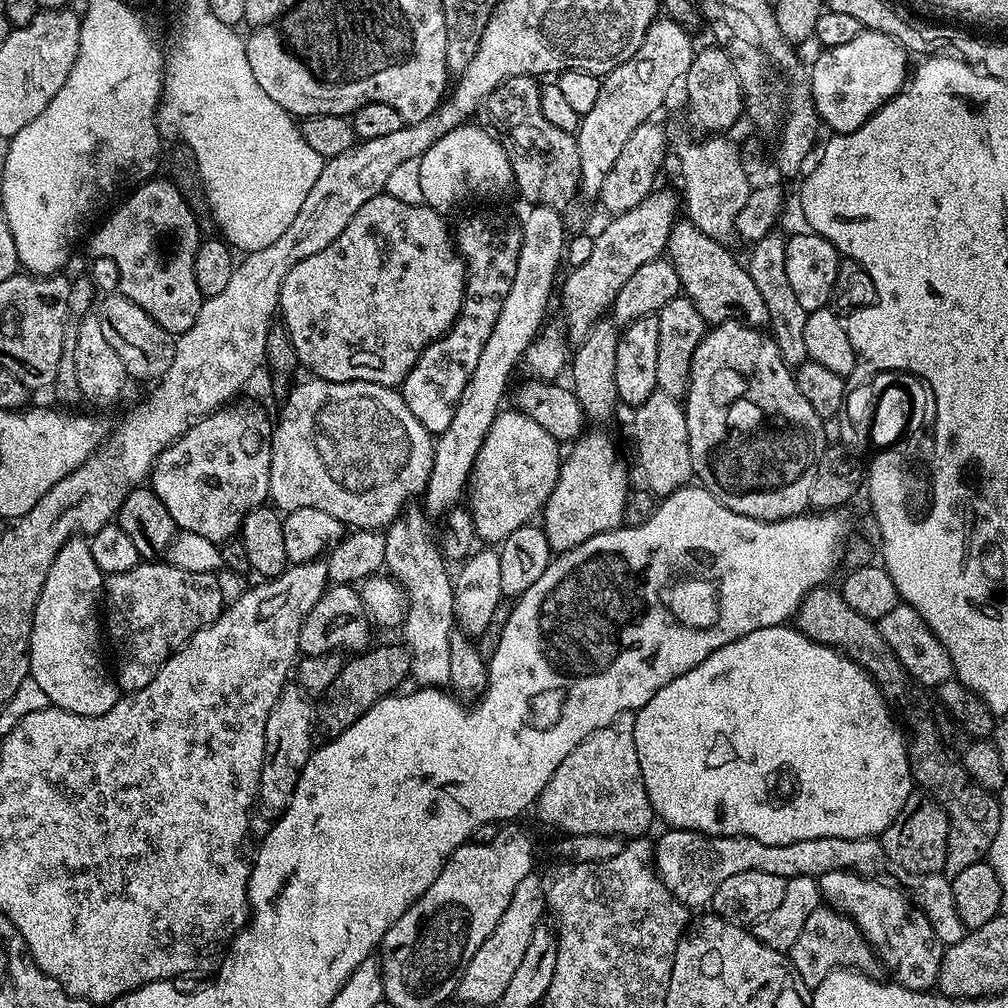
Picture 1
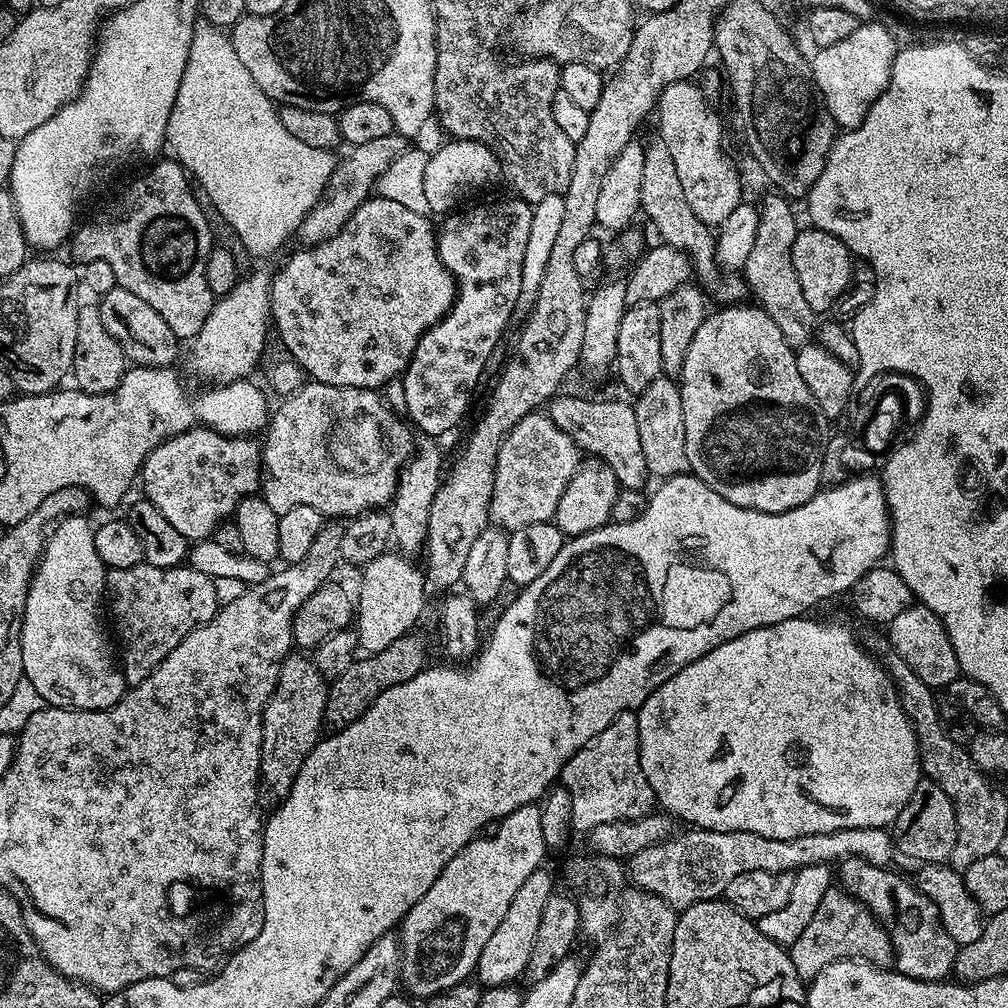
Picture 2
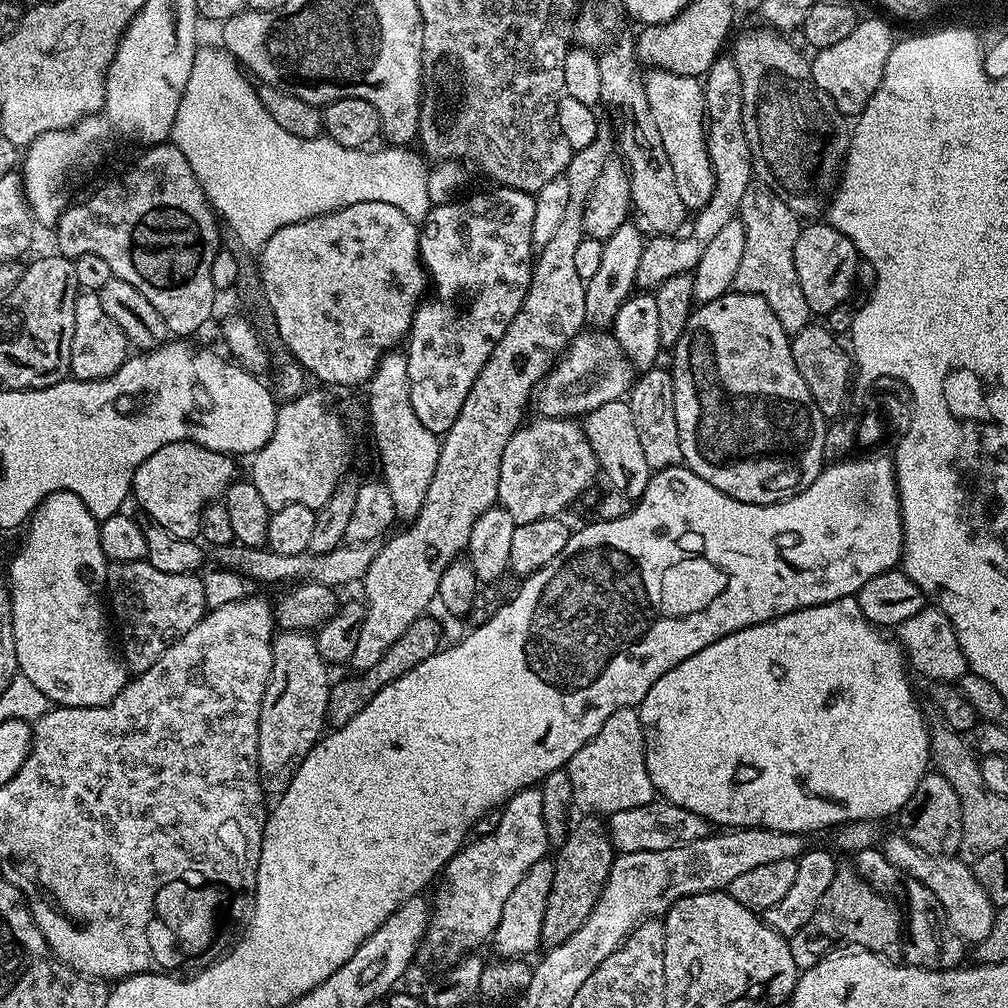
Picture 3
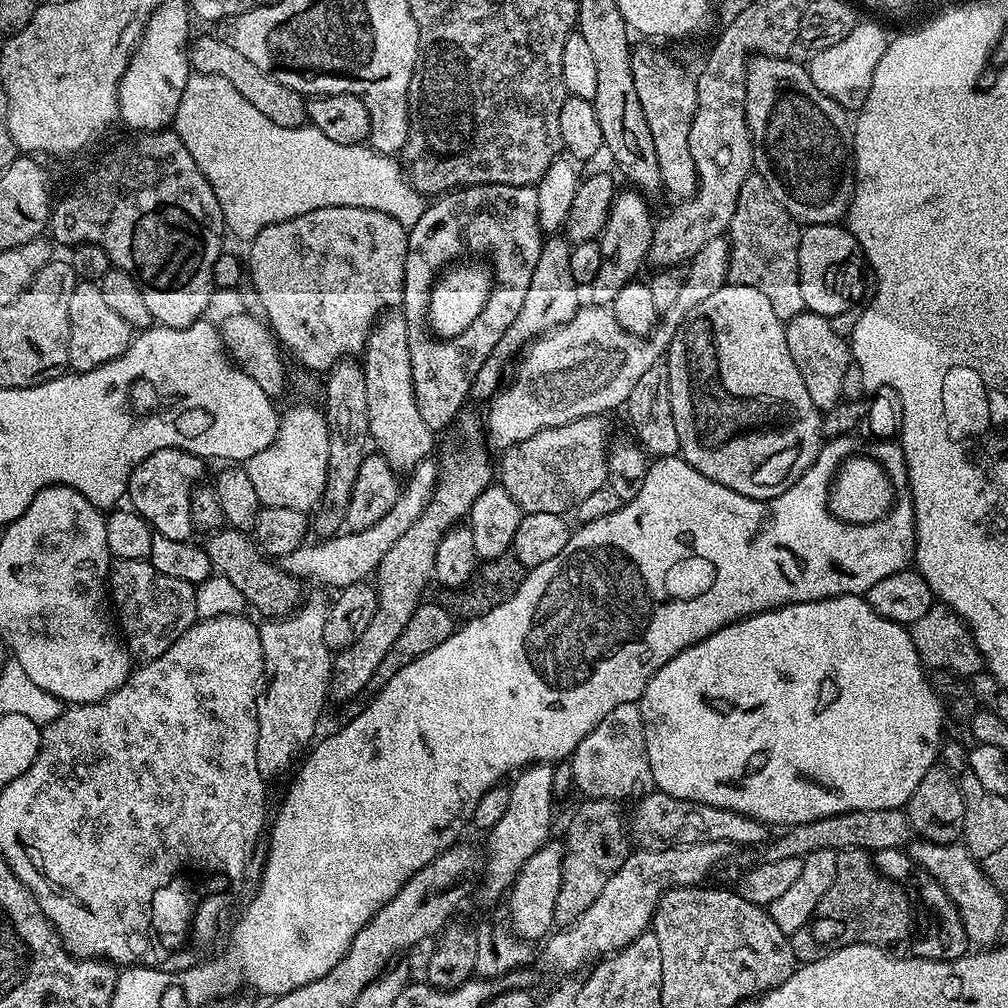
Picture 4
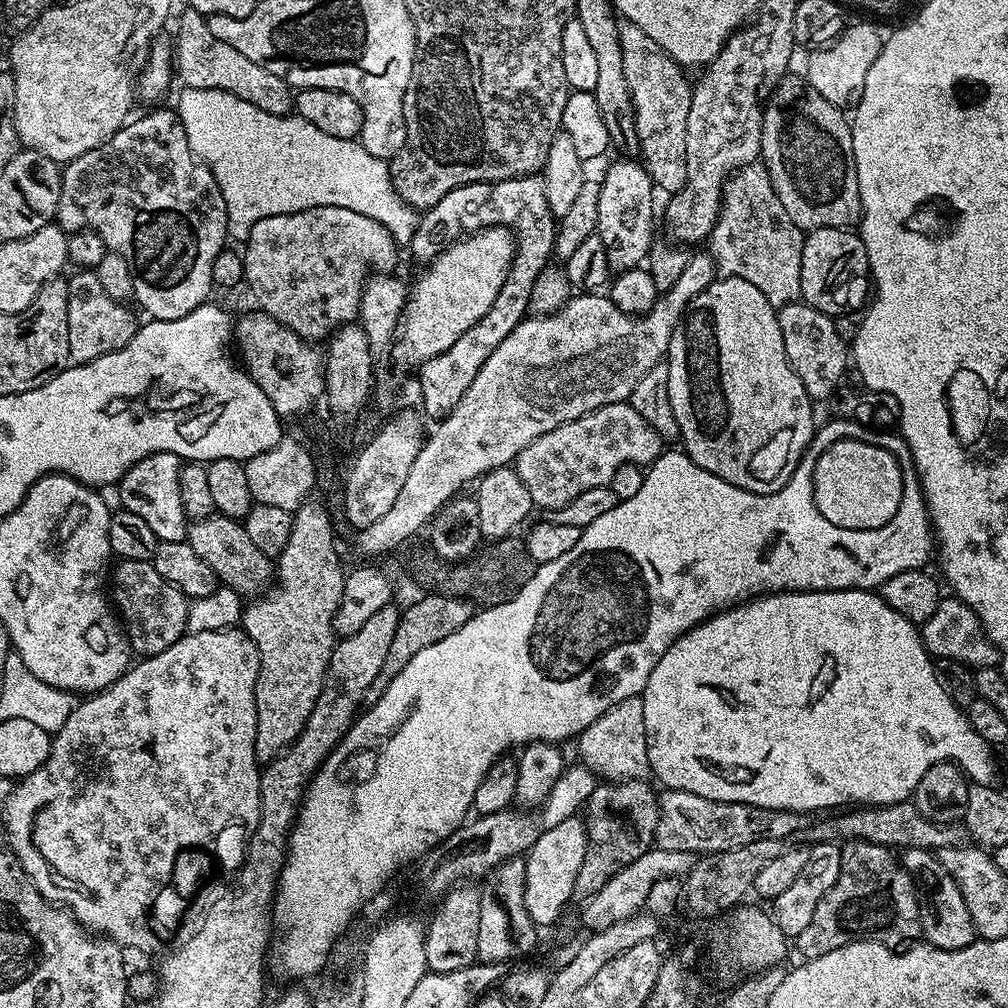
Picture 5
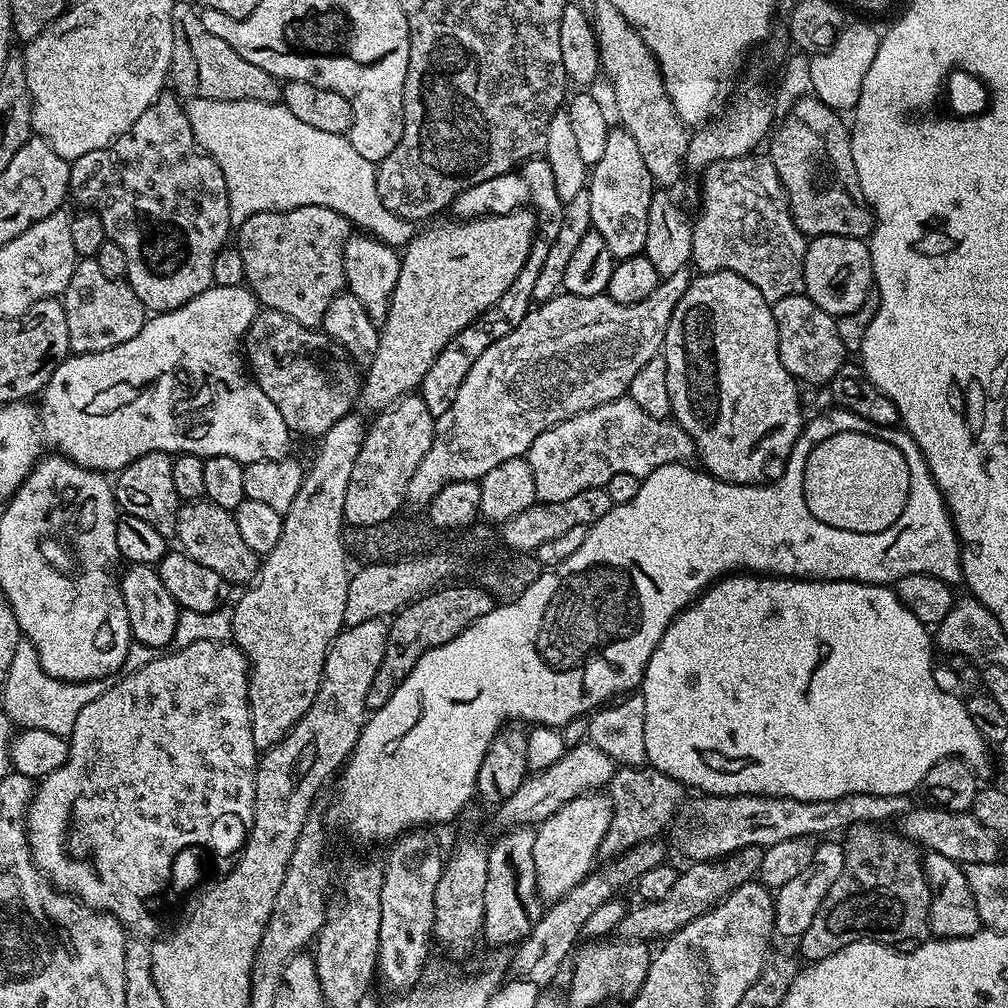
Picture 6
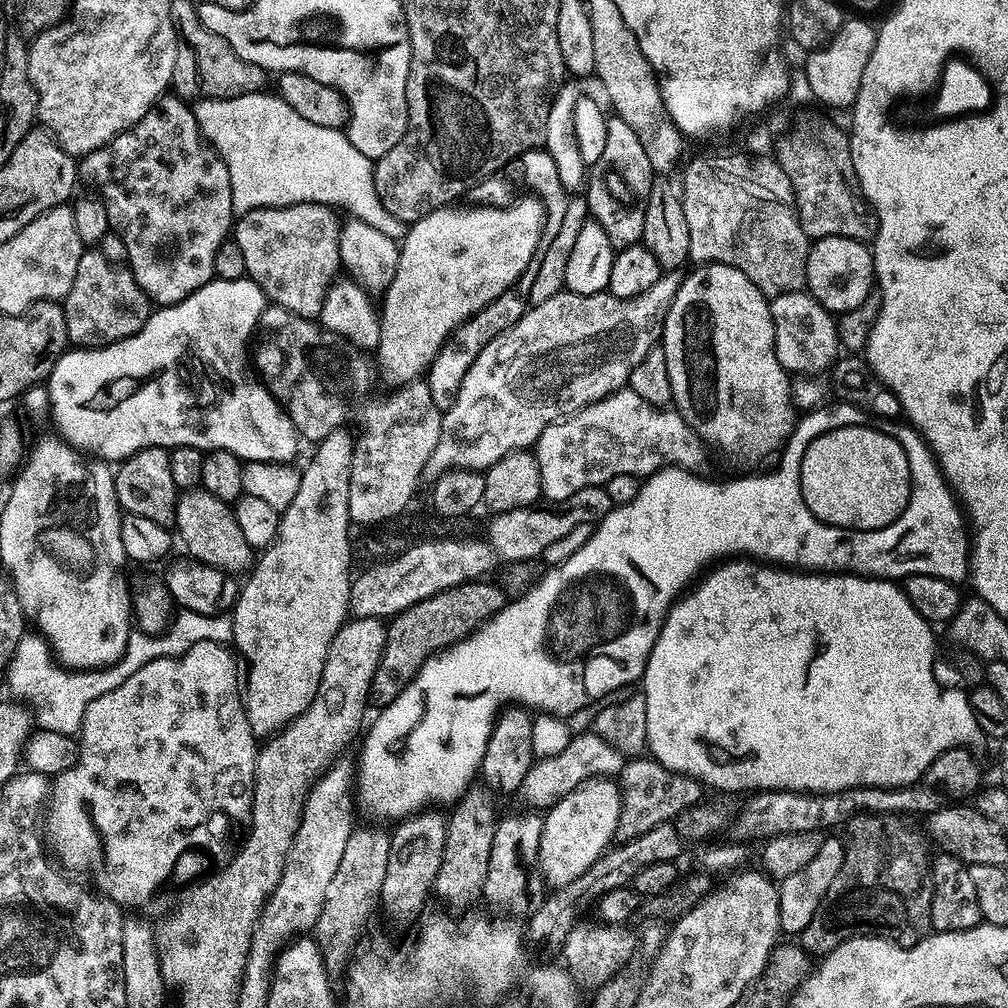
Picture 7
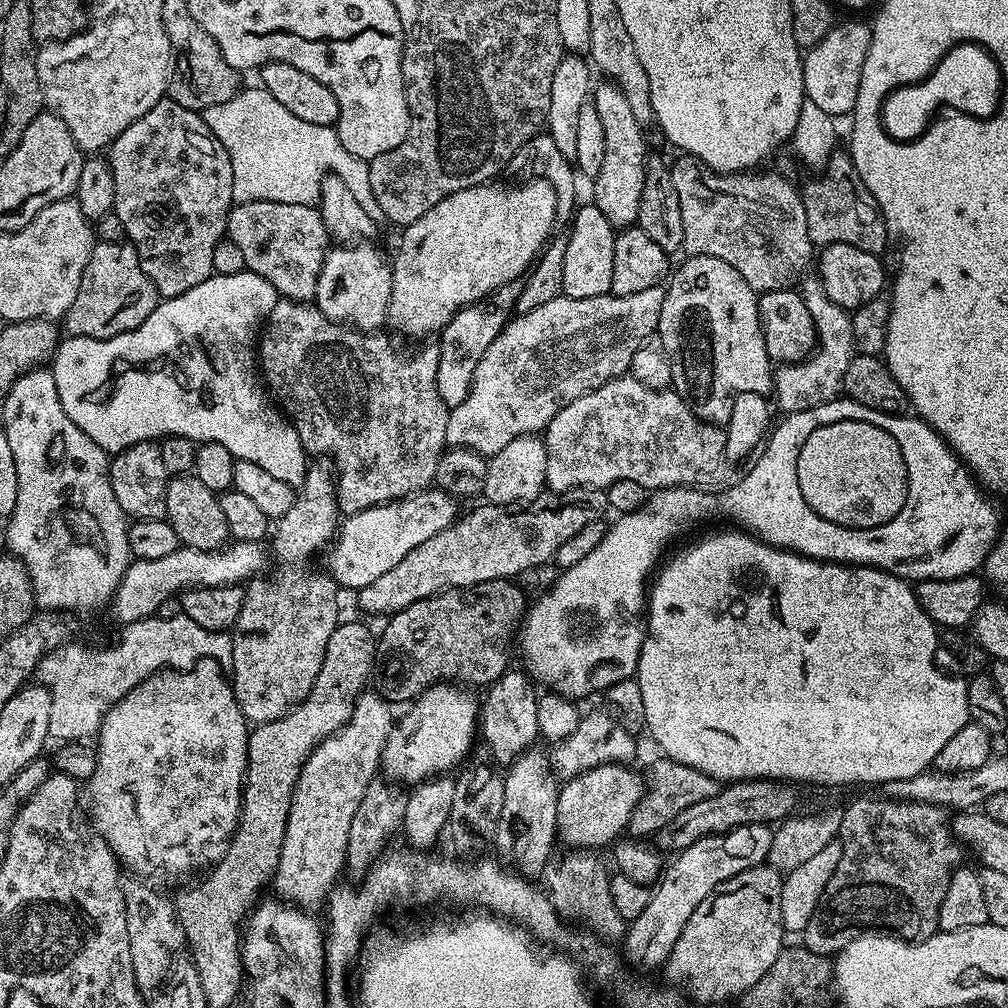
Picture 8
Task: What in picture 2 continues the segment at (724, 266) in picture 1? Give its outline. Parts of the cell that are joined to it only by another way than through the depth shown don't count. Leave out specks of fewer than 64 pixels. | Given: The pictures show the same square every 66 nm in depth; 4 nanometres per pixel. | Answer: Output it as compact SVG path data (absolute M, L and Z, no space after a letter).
M659 138L647 141L642 162L642 198L640 206L643 215L648 215L650 223L656 227L659 239L671 248L687 252L692 260L694 276L702 285L705 293L712 296L720 306L738 304L749 299L748 284L743 275L732 270L722 270L716 263L717 233L709 225L703 224L690 210L686 198L682 195L682 182L678 179L678 170L674 167L674 158L670 158L670 150L666 150L666 142Z

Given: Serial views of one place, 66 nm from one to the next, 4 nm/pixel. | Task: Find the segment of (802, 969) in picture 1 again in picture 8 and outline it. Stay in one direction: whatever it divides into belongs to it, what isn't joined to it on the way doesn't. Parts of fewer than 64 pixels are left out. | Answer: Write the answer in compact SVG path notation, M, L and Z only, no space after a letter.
M882 794L876 796L860 796L849 808L842 811L842 826L838 837L842 846L842 862L838 862L838 870L834 870L834 878L826 882L826 890L814 910L814 915L810 917L810 922L806 922L806 930L802 933L803 947L814 950L814 954L822 954L831 957L838 954L850 942L854 942L863 936L894 936L897 940L907 940L909 942L919 942L928 940L936 935L938 931L938 914L942 910L942 898L946 898L946 886L950 886L950 878L957 868L961 867L965 849L961 841L956 839L952 831L950 816L945 809L938 806L930 806L922 802L913 800L888 800Z

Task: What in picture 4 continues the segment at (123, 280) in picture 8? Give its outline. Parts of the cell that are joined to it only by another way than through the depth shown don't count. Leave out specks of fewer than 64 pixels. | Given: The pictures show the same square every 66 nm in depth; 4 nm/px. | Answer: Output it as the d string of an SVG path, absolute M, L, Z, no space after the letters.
M81 279L70 298L70 350L68 367L74 372L89 372L116 360L132 345L134 329L102 299L99 283Z

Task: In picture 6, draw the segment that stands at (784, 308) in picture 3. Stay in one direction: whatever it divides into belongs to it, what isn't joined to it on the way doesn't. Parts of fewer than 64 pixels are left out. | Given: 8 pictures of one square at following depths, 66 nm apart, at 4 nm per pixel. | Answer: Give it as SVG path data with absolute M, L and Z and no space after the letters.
M749 154L719 160L703 169L704 185L700 192L704 195L701 202L700 217L692 224L692 264L705 272L733 272L746 282L750 282L766 298L769 304L777 304L787 296L798 296L804 292L804 255L808 240L792 220L788 211L788 198L780 181L778 170L767 154Z

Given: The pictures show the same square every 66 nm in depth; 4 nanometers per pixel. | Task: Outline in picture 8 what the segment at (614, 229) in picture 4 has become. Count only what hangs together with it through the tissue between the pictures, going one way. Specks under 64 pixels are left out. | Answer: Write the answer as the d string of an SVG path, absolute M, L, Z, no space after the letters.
M600 82L604 84L595 85L590 96L590 103L598 110L598 119L602 121L602 134L606 137L606 154L602 154L602 170L594 178L596 184L592 188L591 199L598 210L606 214L606 218L612 223L613 229L623 230L633 227L638 218L638 206L642 202L642 186L644 175L648 169L648 158L650 149L644 141L642 121L634 118L634 110L630 110L630 102L626 102L626 94L621 90L620 85L611 82Z

